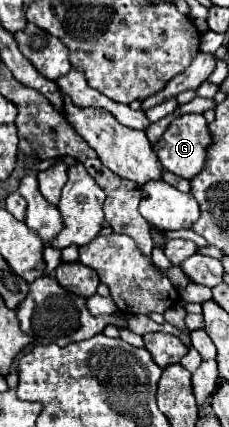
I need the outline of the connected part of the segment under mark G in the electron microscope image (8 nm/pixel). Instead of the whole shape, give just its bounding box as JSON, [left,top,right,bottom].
[154,114,210,180]

